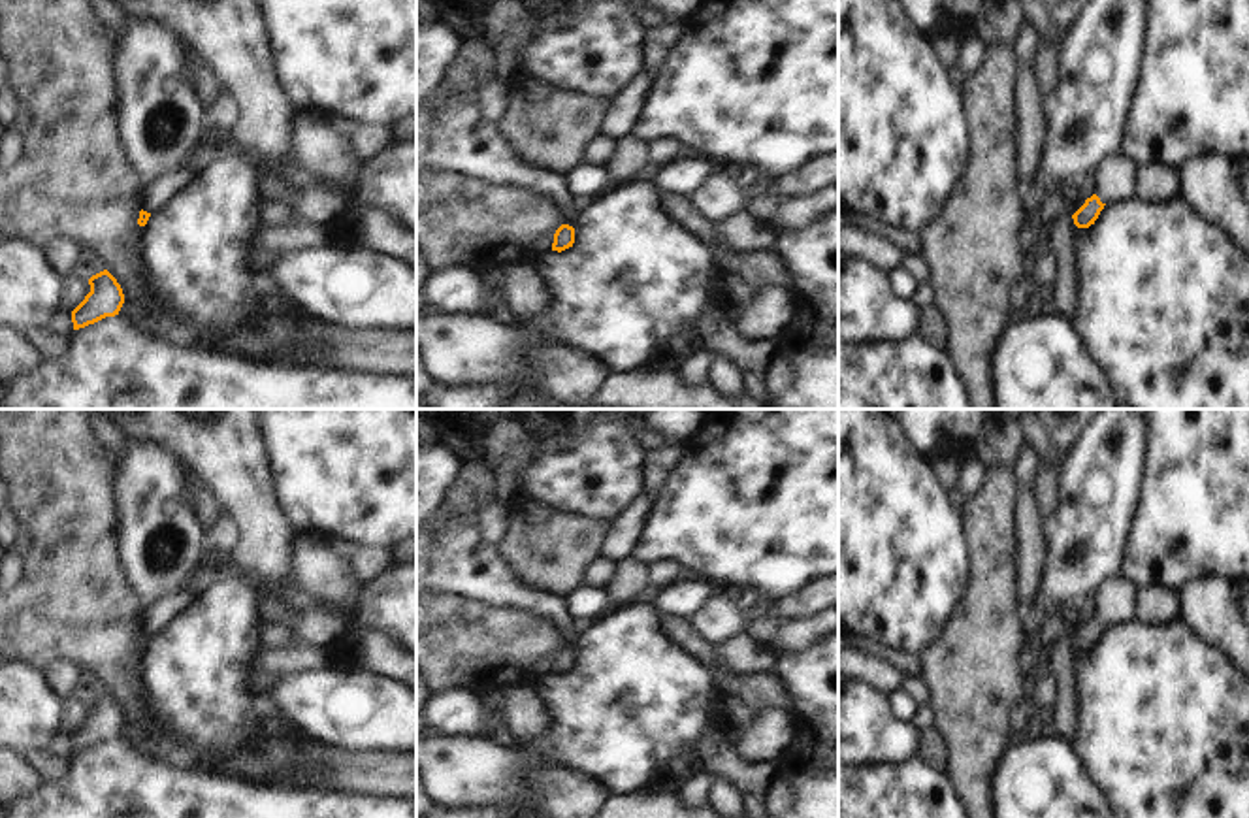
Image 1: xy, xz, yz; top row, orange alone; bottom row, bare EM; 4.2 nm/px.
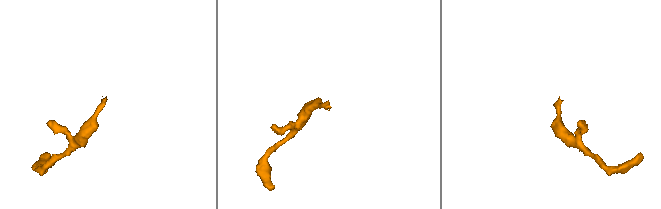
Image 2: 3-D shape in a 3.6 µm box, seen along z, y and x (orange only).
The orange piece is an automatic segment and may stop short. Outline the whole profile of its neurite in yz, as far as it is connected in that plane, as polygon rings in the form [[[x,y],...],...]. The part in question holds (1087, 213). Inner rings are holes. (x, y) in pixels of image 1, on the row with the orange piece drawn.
[[[1121,153],[1100,162],[1093,173],[1096,179],[1096,192],[1072,215],[1078,228],[1089,228],[1095,224],[1106,204],[1134,198],[1138,166]]]

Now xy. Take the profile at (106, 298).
[[[100,271],[89,279],[90,292],[72,311],[73,330],[94,324],[105,317],[119,315],[124,294],[117,279],[107,271]]]

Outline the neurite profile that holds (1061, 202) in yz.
[[[1078,181],[1051,190],[1042,211],[1027,219],[1021,228],[1021,247],[1025,253],[1040,254],[1046,249],[1049,226],[1059,219],[1074,215],[1083,204],[1085,198],[1079,192]]]

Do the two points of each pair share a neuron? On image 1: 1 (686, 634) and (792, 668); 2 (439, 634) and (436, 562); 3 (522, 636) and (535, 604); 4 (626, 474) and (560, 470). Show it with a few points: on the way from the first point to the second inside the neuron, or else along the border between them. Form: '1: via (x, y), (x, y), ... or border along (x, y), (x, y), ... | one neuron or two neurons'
1: border along (771, 670), (792, 709) | two neurons
2: border along (436, 594), (477, 598), (481, 602) | two neurons
3: border along (488, 602), (522, 607), (552, 621) | two neurons
4: via (609, 474), (577, 472) | one neuron

